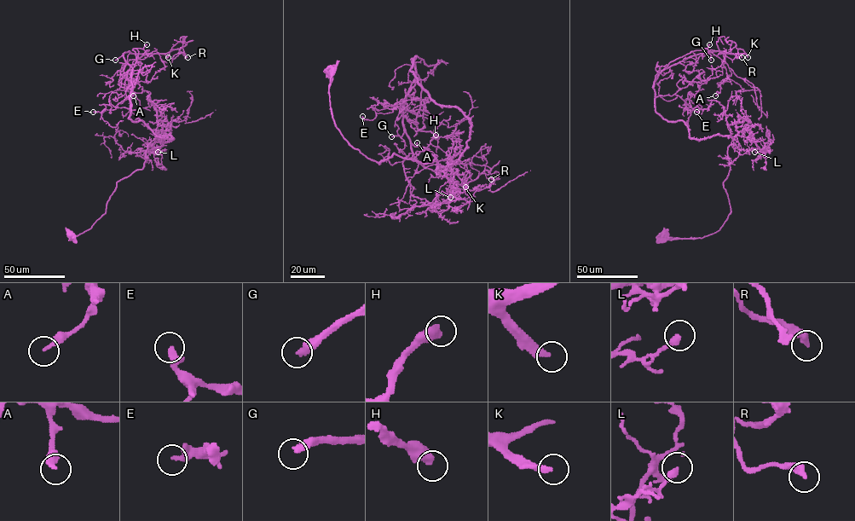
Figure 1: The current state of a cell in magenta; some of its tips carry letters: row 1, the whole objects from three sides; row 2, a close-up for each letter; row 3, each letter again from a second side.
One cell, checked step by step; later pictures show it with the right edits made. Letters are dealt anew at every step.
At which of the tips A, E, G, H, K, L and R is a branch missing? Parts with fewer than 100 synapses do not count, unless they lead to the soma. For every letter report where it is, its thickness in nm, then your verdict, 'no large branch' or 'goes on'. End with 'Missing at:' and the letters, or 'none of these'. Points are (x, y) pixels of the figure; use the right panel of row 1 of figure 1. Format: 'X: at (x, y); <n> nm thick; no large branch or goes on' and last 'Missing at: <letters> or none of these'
A: at (715, 95); 280 nm thick; no large branch
E: at (696, 112); 320 nm thick; no large branch
G: at (711, 60); 380 nm thick; goes on
H: at (709, 44); 500 nm thick; goes on
K: at (748, 57); 320 nm thick; goes on
L: at (754, 152); 280 nm thick; no large branch
R: at (742, 57); 360 nm thick; no large branch
Missing at: G, H, K

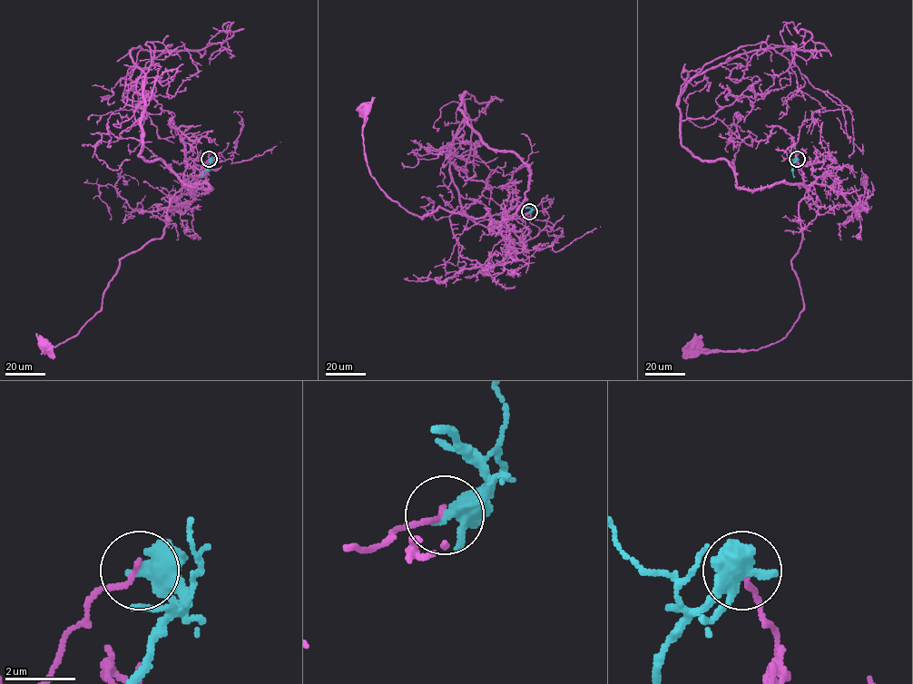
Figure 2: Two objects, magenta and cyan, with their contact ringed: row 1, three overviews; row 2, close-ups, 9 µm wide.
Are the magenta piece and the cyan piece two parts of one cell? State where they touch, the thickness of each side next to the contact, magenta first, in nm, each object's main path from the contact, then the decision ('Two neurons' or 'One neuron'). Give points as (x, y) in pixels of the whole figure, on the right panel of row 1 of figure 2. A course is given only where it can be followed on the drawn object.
Place: (797, 159). Thickness 140 nm (magenta) against 440 nm. Course of magenta: (797, 159), (808, 193), (791, 260), (803, 300), (798, 320), (760, 349), (694, 346). Course of cyan: (797, 159), (792, 165), (793, 177). Two neurons

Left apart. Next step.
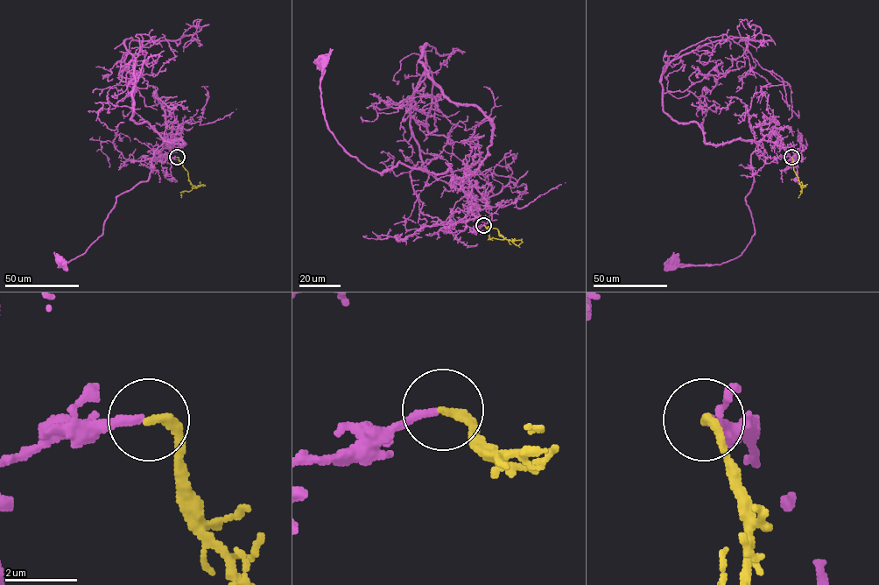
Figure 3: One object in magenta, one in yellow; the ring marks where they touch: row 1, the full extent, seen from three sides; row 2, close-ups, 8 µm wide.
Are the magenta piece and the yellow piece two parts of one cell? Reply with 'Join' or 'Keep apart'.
Join

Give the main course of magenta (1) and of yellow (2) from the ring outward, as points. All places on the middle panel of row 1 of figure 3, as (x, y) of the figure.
1: (483, 225), (466, 224), (474, 218), (467, 177), (399, 162), (381, 174), (350, 155), (325, 118), (322, 61)
2: (483, 225), (495, 228), (499, 235), (509, 240), (488, 239), (489, 234)

